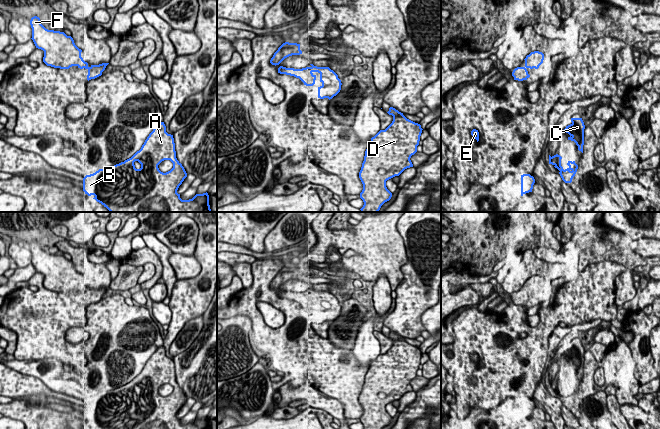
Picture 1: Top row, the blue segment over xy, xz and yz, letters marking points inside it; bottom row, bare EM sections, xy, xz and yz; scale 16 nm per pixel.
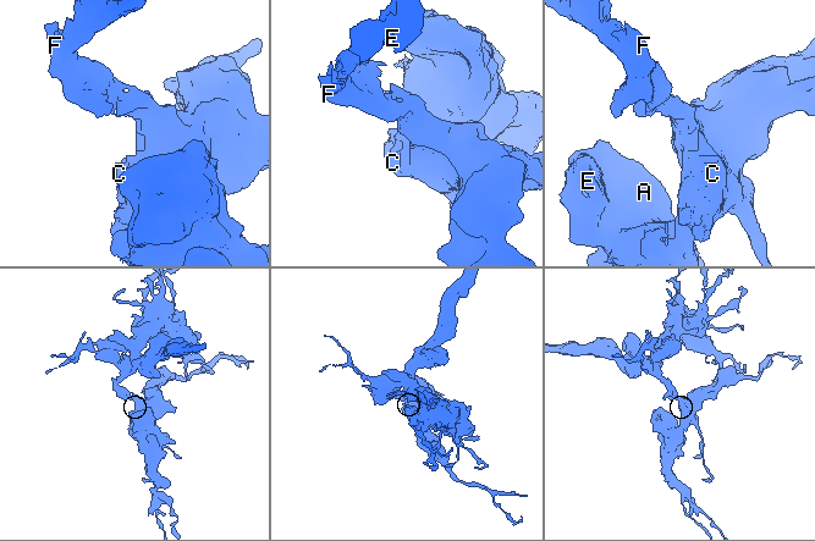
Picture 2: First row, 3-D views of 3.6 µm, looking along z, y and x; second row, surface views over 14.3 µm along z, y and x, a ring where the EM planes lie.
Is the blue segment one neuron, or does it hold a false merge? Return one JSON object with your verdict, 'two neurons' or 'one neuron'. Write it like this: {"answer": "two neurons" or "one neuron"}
{"answer": "one neuron"}

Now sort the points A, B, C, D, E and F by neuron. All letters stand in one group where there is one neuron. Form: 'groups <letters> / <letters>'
groups A B C D E F

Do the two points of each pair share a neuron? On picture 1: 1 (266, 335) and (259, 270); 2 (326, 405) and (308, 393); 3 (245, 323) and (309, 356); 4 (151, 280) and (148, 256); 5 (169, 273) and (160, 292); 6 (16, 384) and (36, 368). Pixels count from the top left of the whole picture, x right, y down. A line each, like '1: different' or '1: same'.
1: same
2: same
3: same
4: same
5: different
6: different

